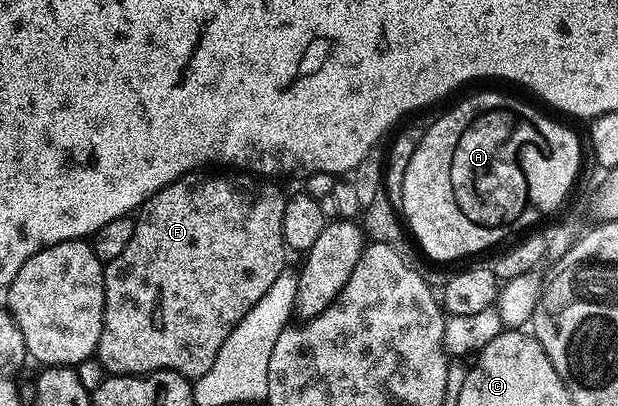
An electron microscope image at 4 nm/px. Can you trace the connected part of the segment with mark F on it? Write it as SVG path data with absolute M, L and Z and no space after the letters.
M207 173L183 175L148 197L134 216L133 241L125 245L125 253L121 253L121 257L117 257L113 262L104 266L105 309L97 352L99 364L103 367L104 372L113 375L145 375L153 371L176 371L186 379L192 381L200 379L205 373L209 373L213 361L217 361L217 353L221 345L225 345L231 330L272 294L271 286L278 281L279 274L282 273L283 266L287 263L287 255L289 256L289 248L283 243L283 230L281 229L288 196L282 195L277 188L270 187L267 184L270 182L267 181L230 183L227 179L218 179L215 175L203 174Z

